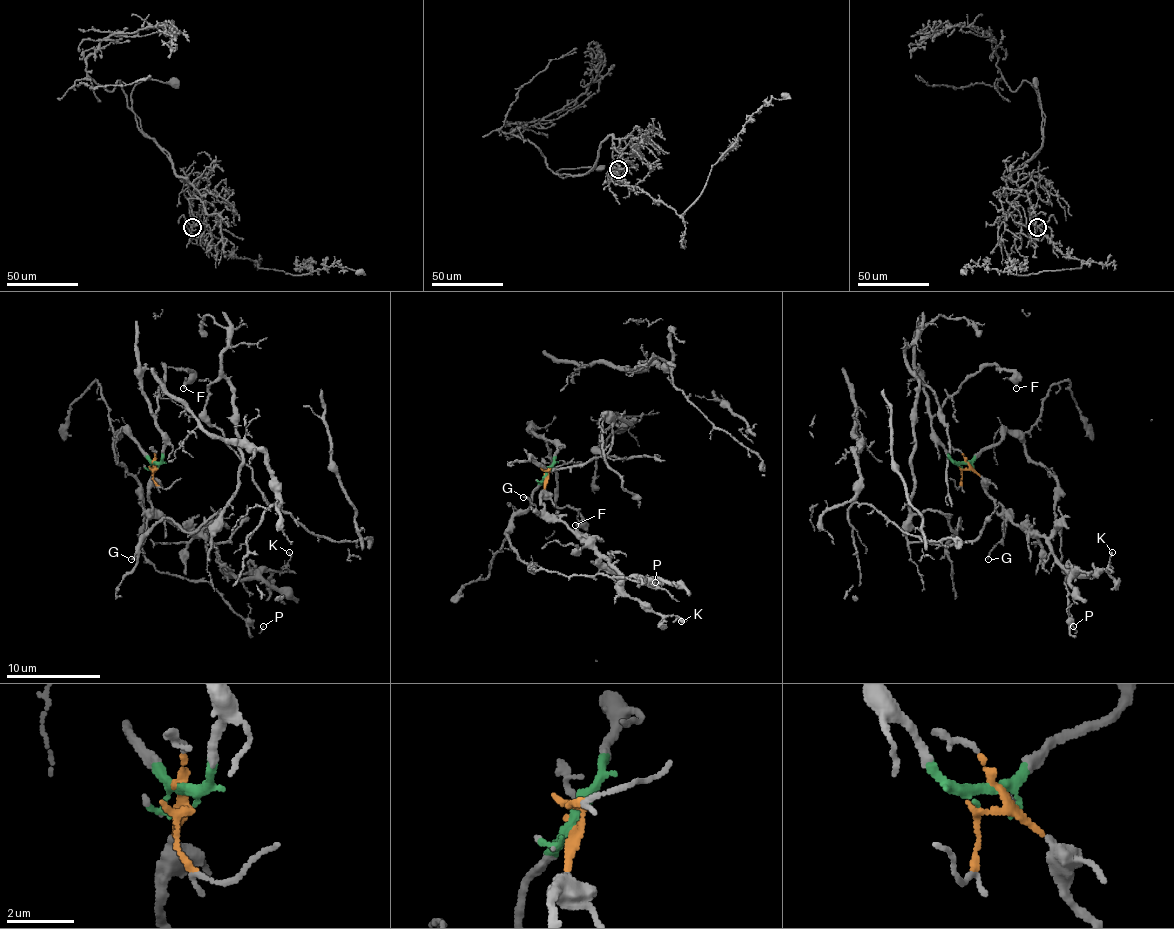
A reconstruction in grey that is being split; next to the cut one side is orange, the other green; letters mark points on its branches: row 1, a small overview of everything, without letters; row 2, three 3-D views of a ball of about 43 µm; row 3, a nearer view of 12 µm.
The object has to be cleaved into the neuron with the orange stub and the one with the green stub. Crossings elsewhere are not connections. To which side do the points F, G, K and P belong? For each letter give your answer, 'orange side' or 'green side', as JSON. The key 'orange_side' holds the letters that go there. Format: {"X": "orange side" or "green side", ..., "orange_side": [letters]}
{"F": "green side", "G": "orange side", "K": "orange side", "P": "green side", "orange_side": ["G", "K"]}

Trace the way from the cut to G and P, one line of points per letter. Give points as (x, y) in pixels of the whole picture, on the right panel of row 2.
G: (962, 468), (969, 468), (981, 477), (981, 487), (1005, 520), (1000, 541), (988, 560)
P: (962, 468), (1007, 433), (1056, 480), (1054, 503), (1073, 625)

